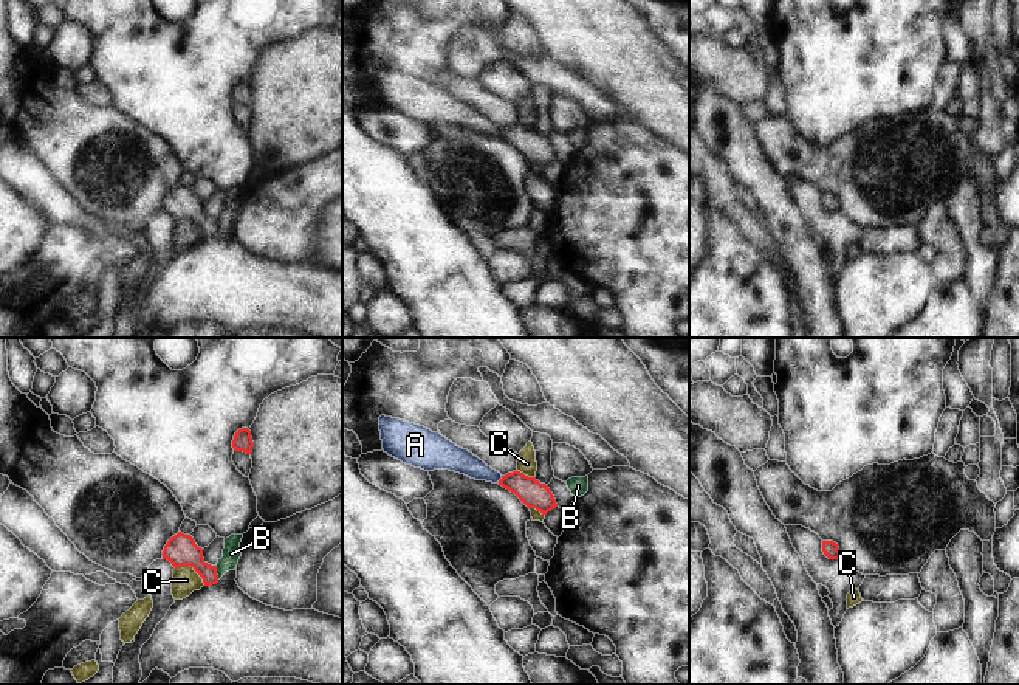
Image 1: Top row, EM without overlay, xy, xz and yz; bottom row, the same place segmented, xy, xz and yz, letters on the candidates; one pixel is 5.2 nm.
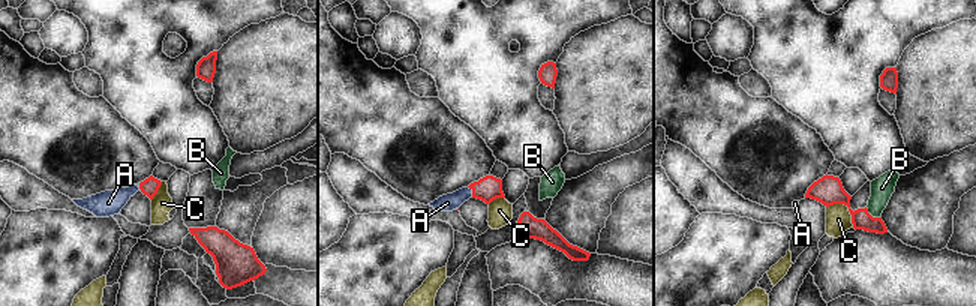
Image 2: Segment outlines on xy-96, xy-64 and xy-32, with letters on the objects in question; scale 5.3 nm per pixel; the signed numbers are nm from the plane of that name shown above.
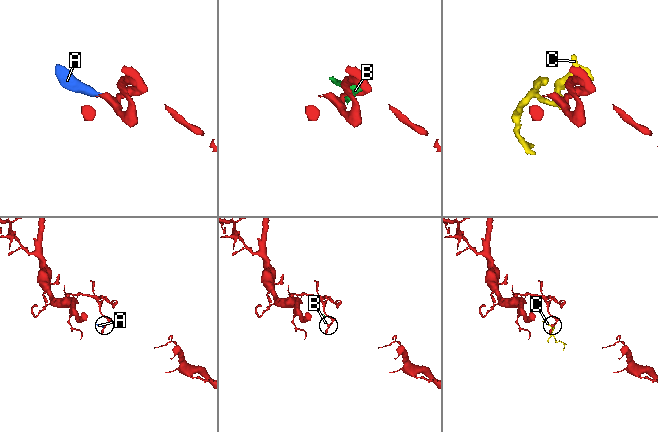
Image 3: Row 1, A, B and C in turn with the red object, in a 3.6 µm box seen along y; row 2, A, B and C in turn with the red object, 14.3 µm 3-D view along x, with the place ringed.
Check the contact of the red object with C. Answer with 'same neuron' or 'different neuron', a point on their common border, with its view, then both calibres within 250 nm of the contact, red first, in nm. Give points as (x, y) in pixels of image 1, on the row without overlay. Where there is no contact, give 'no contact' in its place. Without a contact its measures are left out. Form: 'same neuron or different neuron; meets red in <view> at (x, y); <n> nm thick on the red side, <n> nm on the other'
different neuron; meets red in xy at (194, 222); 160 nm thick on the red side, 140 nm on the other

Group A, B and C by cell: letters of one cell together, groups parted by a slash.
A / B / C

